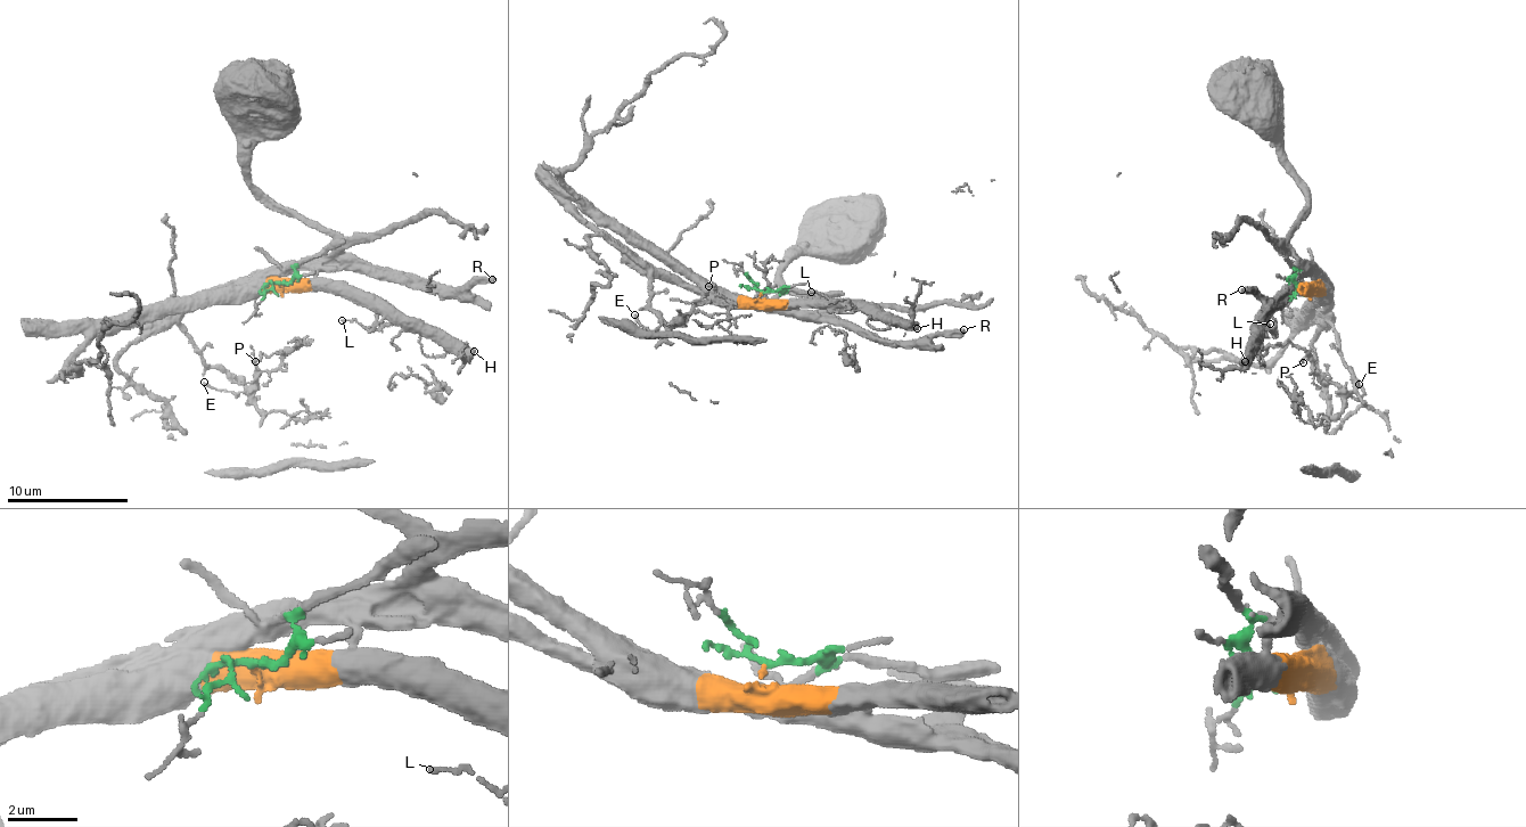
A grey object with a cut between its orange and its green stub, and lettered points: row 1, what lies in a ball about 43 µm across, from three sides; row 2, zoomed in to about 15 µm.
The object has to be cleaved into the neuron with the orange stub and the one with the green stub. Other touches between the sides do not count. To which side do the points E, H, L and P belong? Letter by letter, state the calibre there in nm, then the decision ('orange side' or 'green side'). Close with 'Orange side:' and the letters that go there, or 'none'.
E: 110 nm thick; green side
H: 600 nm thick; orange side
L: 110 nm thick; orange side
P: 140 nm thick; green side
Orange side: H, L

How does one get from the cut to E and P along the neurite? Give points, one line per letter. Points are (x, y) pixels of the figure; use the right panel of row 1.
E: (1304, 285), (1297, 286), (1295, 273), (1325, 275), (1338, 351), (1354, 393), (1365, 395), (1360, 385)
P: (1304, 285), (1295, 273), (1325, 275), (1331, 288), (1351, 390), (1303, 363)

